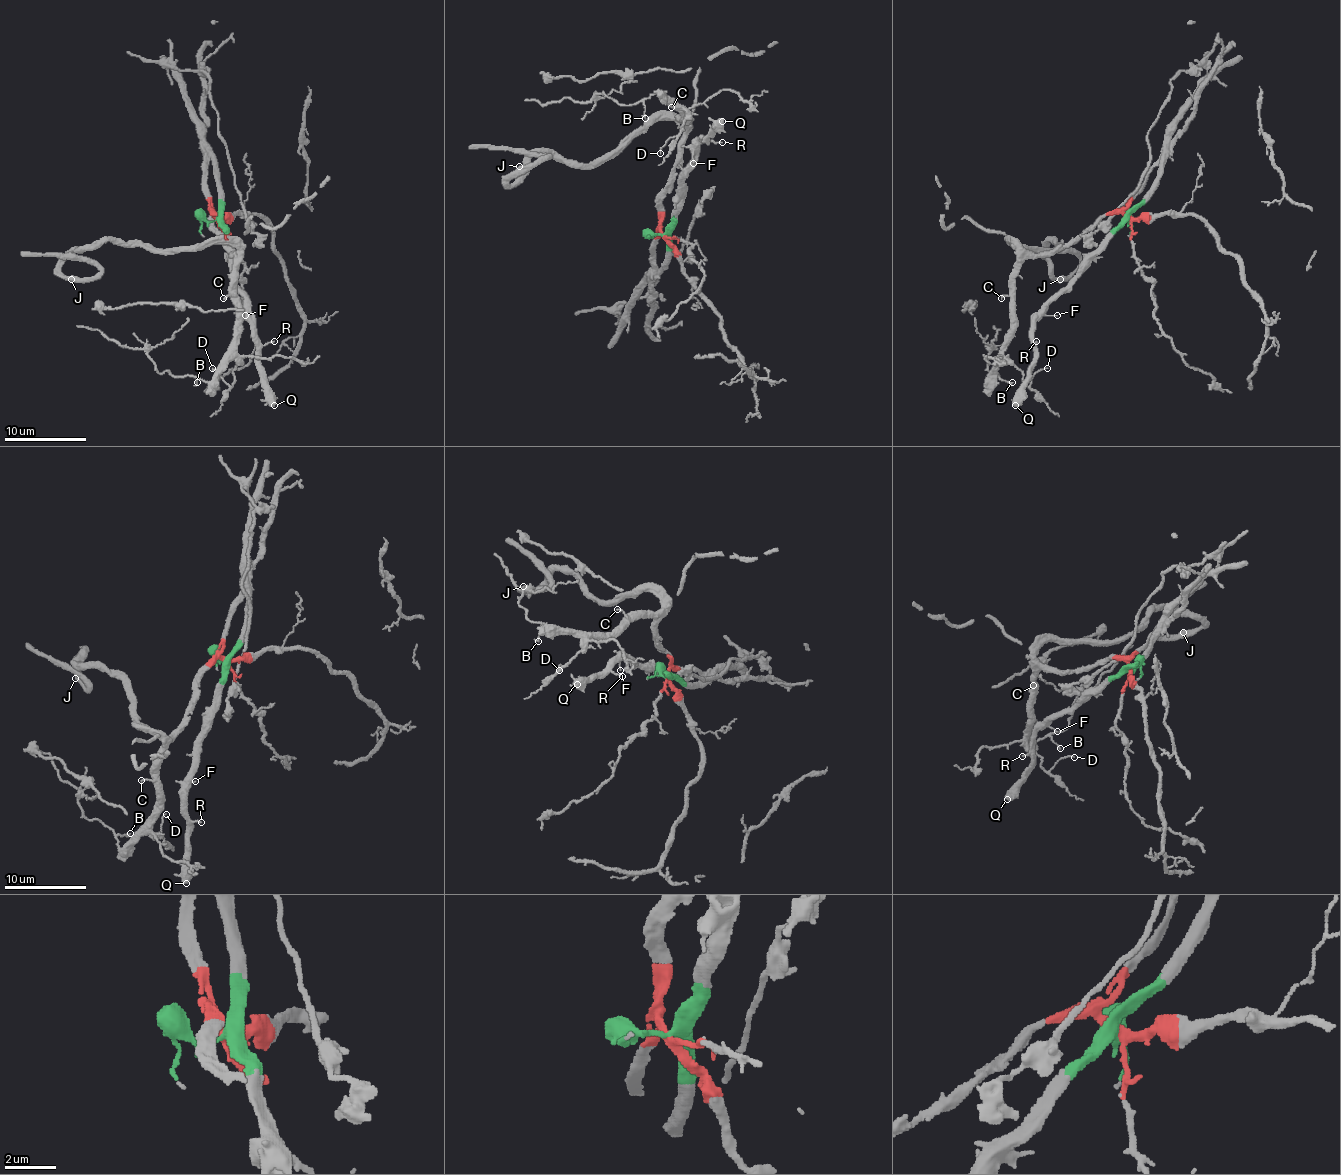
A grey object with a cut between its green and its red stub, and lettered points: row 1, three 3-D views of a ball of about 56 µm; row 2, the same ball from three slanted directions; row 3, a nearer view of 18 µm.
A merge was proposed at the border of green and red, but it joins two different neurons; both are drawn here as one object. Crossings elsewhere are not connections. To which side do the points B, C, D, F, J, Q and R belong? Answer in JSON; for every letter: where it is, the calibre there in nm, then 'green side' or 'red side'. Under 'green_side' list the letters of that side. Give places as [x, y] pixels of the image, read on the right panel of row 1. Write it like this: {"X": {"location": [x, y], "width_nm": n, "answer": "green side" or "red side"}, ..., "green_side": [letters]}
{"B": {"location": [1012, 382], "width_nm": 130, "answer": "red side"}, "C": {"location": [1001, 298], "width_nm": 110, "answer": "red side"}, "D": {"location": [1047, 368], "width_nm": 90, "answer": "red side"}, "F": {"location": [1057, 315], "width_nm": 100, "answer": "green side"}, "J": {"location": [1060, 279], "width_nm": 480, "answer": "red side"}, "Q": {"location": [1015, 405], "width_nm": 600, "answer": "green side"}, "R": {"location": [1036, 341], "width_nm": 100, "answer": "green side"}, "green_side": ["F", "Q", "R"]}

